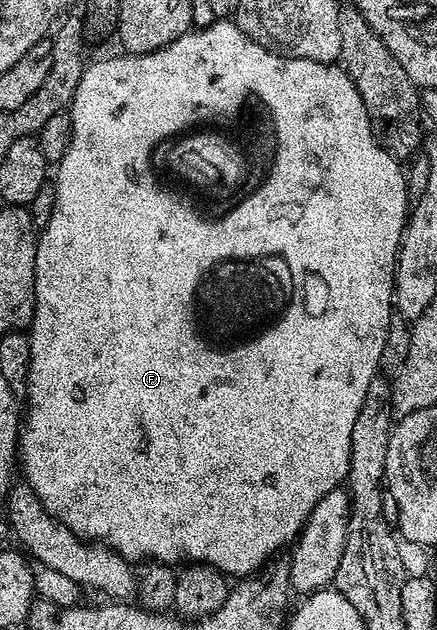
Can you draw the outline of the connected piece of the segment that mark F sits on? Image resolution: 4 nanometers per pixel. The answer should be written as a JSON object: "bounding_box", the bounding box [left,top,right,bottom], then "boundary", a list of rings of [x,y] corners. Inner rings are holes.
{"bounding_box":[18,19,410,579],"boundary":[[[225,19],[225,20],[223,20],[223,21],[216,21],[216,22],[214,22],[214,24],[212,24],[212,25],[205,25],[205,26],[203,26],[203,27],[196,27],[196,28],[193,28],[193,29],[192,29],[192,30],[191,30],[191,31],[189,31],[189,32],[187,32],[187,33],[184,33],[184,34],[183,34],[183,35],[181,35],[181,36],[180,36],[180,37],[179,37],[179,38],[178,38],[178,39],[174,39],[174,40],[173,40],[173,41],[171,41],[171,42],[170,42],[170,44],[169,44],[169,45],[167,45],[167,46],[166,46],[166,47],[162,47],[162,48],[161,48],[161,49],[159,49],[159,50],[158,50],[158,51],[154,51],[154,52],[153,52],[153,53],[138,53],[138,54],[135,54],[135,55],[123,55],[123,56],[124,56],[124,57],[108,57],[108,58],[106,58],[106,59],[105,59],[105,61],[96,61],[96,62],[94,62],[94,63],[93,63],[93,65],[92,65],[92,62],[91,62],[91,64],[89,64],[89,65],[88,65],[88,66],[87,66],[87,68],[85,68],[85,70],[84,70],[84,74],[83,74],[83,75],[82,75],[82,79],[81,79],[81,80],[80,80],[80,82],[79,82],[79,83],[78,83],[78,91],[77,91],[77,92],[76,92],[76,94],[75,94],[75,95],[74,95],[74,99],[73,99],[73,100],[72,100],[72,103],[71,103],[71,106],[70,106],[70,116],[71,116],[71,118],[72,118],[72,142],[71,142],[71,143],[70,143],[70,147],[69,147],[69,148],[68,148],[68,150],[67,150],[67,151],[66,151],[66,155],[65,155],[65,156],[64,156],[64,158],[62,158],[62,159],[61,159],[61,160],[60,160],[60,162],[59,162],[59,163],[58,163],[58,168],[57,168],[57,169],[60,169],[60,170],[58,170],[58,171],[57,171],[57,173],[56,173],[56,170],[55,170],[55,173],[54,173],[54,184],[55,184],[55,187],[56,187],[56,198],[55,198],[55,199],[54,199],[54,211],[53,211],[53,212],[52,212],[52,214],[51,214],[51,215],[50,215],[50,223],[46,223],[46,227],[45,227],[45,228],[44,228],[44,229],[41,229],[41,230],[39,230],[39,233],[38,233],[38,236],[37,236],[37,239],[36,239],[36,258],[35,258],[35,259],[34,259],[34,279],[35,279],[35,280],[36,280],[36,306],[35,306],[35,307],[34,307],[34,311],[33,311],[33,312],[32,312],[32,323],[31,323],[31,326],[30,326],[30,336],[29,336],[29,339],[28,339],[28,342],[29,342],[29,343],[30,343],[30,375],[29,375],[29,376],[28,376],[28,395],[27,395],[27,398],[26,398],[26,404],[28,404],[28,405],[29,405],[29,409],[28,409],[28,417],[27,417],[27,413],[26,413],[26,420],[25,420],[25,421],[24,421],[24,422],[23,422],[23,425],[22,425],[22,428],[21,428],[21,430],[20,430],[20,432],[19,432],[19,434],[18,434],[18,465],[19,465],[19,468],[20,468],[20,465],[21,465],[21,467],[22,467],[22,468],[24,468],[24,477],[23,477],[23,480],[24,480],[24,481],[25,481],[25,482],[26,482],[26,483],[27,483],[27,485],[28,485],[28,486],[30,486],[30,487],[31,487],[31,488],[32,488],[32,490],[33,490],[33,491],[34,491],[34,495],[38,495],[38,499],[39,499],[39,500],[40,500],[40,502],[41,502],[41,503],[42,503],[42,507],[46,507],[46,511],[47,511],[47,512],[48,512],[48,514],[49,514],[49,515],[51,515],[51,517],[55,517],[55,518],[56,518],[56,520],[57,520],[57,521],[59,521],[59,522],[60,522],[60,524],[61,524],[61,525],[64,525],[64,526],[65,526],[65,527],[67,527],[67,528],[68,528],[68,530],[69,530],[69,531],[71,531],[71,532],[72,532],[72,533],[75,533],[75,534],[76,534],[76,536],[77,536],[77,537],[82,537],[82,538],[84,538],[84,540],[85,540],[85,541],[87,541],[87,542],[89,542],[89,543],[92,543],[92,542],[96,542],[96,543],[99,543],[99,544],[101,544],[101,545],[106,545],[106,546],[108,546],[108,548],[110,548],[110,549],[112,549],[112,550],[114,550],[114,552],[116,552],[116,553],[121,553],[121,555],[123,555],[123,556],[124,556],[124,558],[125,558],[125,559],[126,559],[126,560],[128,560],[128,562],[129,562],[129,563],[140,563],[140,562],[143,562],[143,561],[144,561],[144,560],[145,560],[145,559],[147,559],[147,560],[148,560],[148,561],[159,561],[159,562],[161,562],[161,563],[163,563],[163,564],[166,564],[166,565],[170,565],[170,566],[175,566],[175,565],[176,565],[176,564],[177,564],[177,562],[176,562],[176,561],[184,561],[184,562],[180,562],[180,563],[203,563],[203,564],[206,564],[206,565],[213,565],[213,566],[214,566],[214,567],[215,567],[215,568],[216,568],[216,569],[218,569],[218,570],[220,570],[220,572],[221,572],[221,573],[223,573],[223,574],[225,574],[225,575],[227,575],[227,576],[228,576],[228,577],[229,577],[229,578],[232,578],[232,579],[243,579],[243,578],[245,578],[245,577],[247,577],[247,576],[249,576],[249,575],[251,575],[251,574],[253,574],[253,573],[255,573],[255,572],[257,572],[257,571],[259,571],[259,570],[261,570],[261,569],[263,569],[263,568],[264,568],[264,566],[265,566],[265,565],[267,565],[267,564],[269,564],[269,562],[271,562],[271,561],[272,561],[272,560],[273,560],[273,558],[275,558],[275,557],[276,557],[276,556],[277,556],[277,554],[279,554],[279,553],[276,553],[276,552],[278,552],[278,551],[279,551],[279,549],[280,549],[280,548],[282,548],[282,547],[283,547],[283,545],[287,545],[287,547],[288,547],[288,546],[291,546],[291,545],[292,545],[292,544],[293,544],[293,542],[295,542],[295,541],[296,541],[296,540],[297,540],[297,538],[298,538],[298,537],[299,537],[299,535],[300,535],[300,533],[301,533],[301,532],[302,532],[302,531],[303,531],[303,529],[304,529],[304,525],[305,525],[305,524],[306,524],[306,523],[307,523],[307,519],[308,519],[308,516],[309,516],[309,515],[310,515],[310,514],[311,514],[311,512],[312,512],[312,511],[314,511],[314,507],[315,507],[315,504],[316,504],[316,503],[318,503],[318,501],[319,501],[319,500],[320,500],[320,499],[322,499],[322,497],[323,497],[323,496],[324,496],[324,495],[326,495],[326,493],[327,493],[327,492],[330,492],[330,491],[334,491],[334,490],[335,490],[335,489],[338,489],[338,488],[341,488],[341,486],[343,486],[343,485],[344,485],[344,484],[345,484],[345,481],[346,481],[346,478],[347,478],[347,476],[348,476],[348,468],[349,468],[349,467],[350,467],[350,439],[351,439],[351,438],[352,438],[352,436],[353,436],[353,435],[354,435],[354,431],[355,431],[355,430],[356,430],[356,429],[357,429],[357,428],[356,428],[356,424],[357,424],[357,423],[358,423],[358,411],[362,411],[362,403],[363,403],[363,402],[364,402],[364,400],[365,400],[365,399],[366,399],[366,387],[370,387],[370,383],[371,383],[371,382],[372,382],[372,380],[373,380],[373,379],[374,379],[374,378],[376,378],[376,377],[377,377],[377,375],[378,375],[378,374],[379,374],[379,373],[380,373],[380,372],[381,372],[381,369],[380,369],[380,360],[382,360],[382,359],[383,359],[383,357],[384,357],[384,348],[386,348],[386,347],[387,347],[387,345],[388,345],[388,332],[390,332],[390,331],[391,331],[391,329],[392,329],[392,317],[393,317],[393,318],[394,318],[394,290],[395,290],[395,287],[396,287],[396,256],[398,256],[398,255],[399,255],[399,253],[400,253],[400,246],[401,246],[401,244],[402,244],[402,242],[403,242],[403,239],[404,239],[404,227],[405,227],[405,225],[407,225],[407,224],[408,224],[408,215],[409,215],[409,212],[410,212],[410,202],[409,202],[409,200],[408,200],[408,183],[407,183],[407,180],[406,180],[406,173],[405,173],[405,170],[404,170],[404,169],[403,169],[403,168],[402,168],[402,165],[401,165],[401,162],[399,162],[399,161],[397,161],[397,160],[396,160],[396,158],[395,158],[395,157],[392,157],[392,156],[390,156],[390,155],[389,155],[389,154],[388,154],[388,152],[387,152],[387,151],[385,151],[385,149],[384,149],[384,148],[382,148],[382,147],[381,147],[381,145],[380,145],[380,144],[379,144],[379,143],[377,143],[377,142],[376,142],[376,136],[375,136],[375,135],[374,135],[374,131],[373,131],[373,130],[372,130],[372,124],[371,124],[371,123],[370,123],[370,119],[369,119],[369,118],[368,118],[368,112],[367,112],[367,111],[366,111],[366,107],[365,107],[365,106],[364,106],[364,104],[363,104],[363,103],[362,103],[362,95],[358,95],[358,87],[354,87],[354,83],[353,83],[353,82],[352,82],[352,80],[351,80],[351,79],[350,79],[350,75],[349,75],[349,74],[348,74],[348,73],[347,73],[347,71],[346,71],[346,70],[344,70],[344,68],[342,68],[342,67],[341,67],[341,66],[340,66],[340,65],[339,65],[339,64],[336,64],[336,63],[325,63],[325,62],[323,62],[323,61],[315,61],[315,60],[314,60],[314,59],[298,59],[298,58],[297,58],[297,57],[285,57],[285,56],[283,56],[283,55],[281,55],[281,54],[279,54],[279,53],[277,53],[277,52],[275,52],[275,51],[273,51],[273,50],[271,50],[271,49],[267,49],[267,47],[265,47],[265,46],[264,46],[264,45],[259,45],[259,43],[258,43],[258,42],[256,42],[256,41],[255,41],[255,40],[254,40],[254,39],[250,39],[250,38],[249,38],[249,37],[248,37],[248,36],[247,36],[247,35],[246,35],[246,34],[245,34],[245,33],[244,33],[244,32],[242,32],[242,30],[240,30],[240,29],[239,29],[239,28],[238,28],[238,26],[236,26],[236,23],[235,23],[235,20],[232,20],[232,19]],[[259,137],[261,137],[261,139],[262,139],[262,140],[264,140],[264,141],[269,141],[269,145],[268,145],[268,146],[266,146],[266,147],[265,147],[265,149],[252,149],[252,148],[254,148],[254,147],[255,147],[255,145],[256,145],[256,140],[258,140],[258,139],[259,139]],[[276,249],[280,249],[280,253],[284,253],[284,257],[288,257],[288,259],[284,259],[284,257],[276,257],[276,255],[266,255],[266,253],[276,253]],[[228,253],[260,253],[260,255],[256,255],[256,257],[240,257],[240,255],[232,255],[232,257],[228,257]],[[192,319],[194,319],[194,323],[200,323],[200,325],[202,325],[202,329],[204,329],[204,331],[206,331],[206,333],[208,333],[208,337],[210,337],[210,347],[212,347],[212,353],[208,353],[208,349],[204,349],[204,345],[200,345],[200,341],[196,341],[196,333],[192,333]]]}

